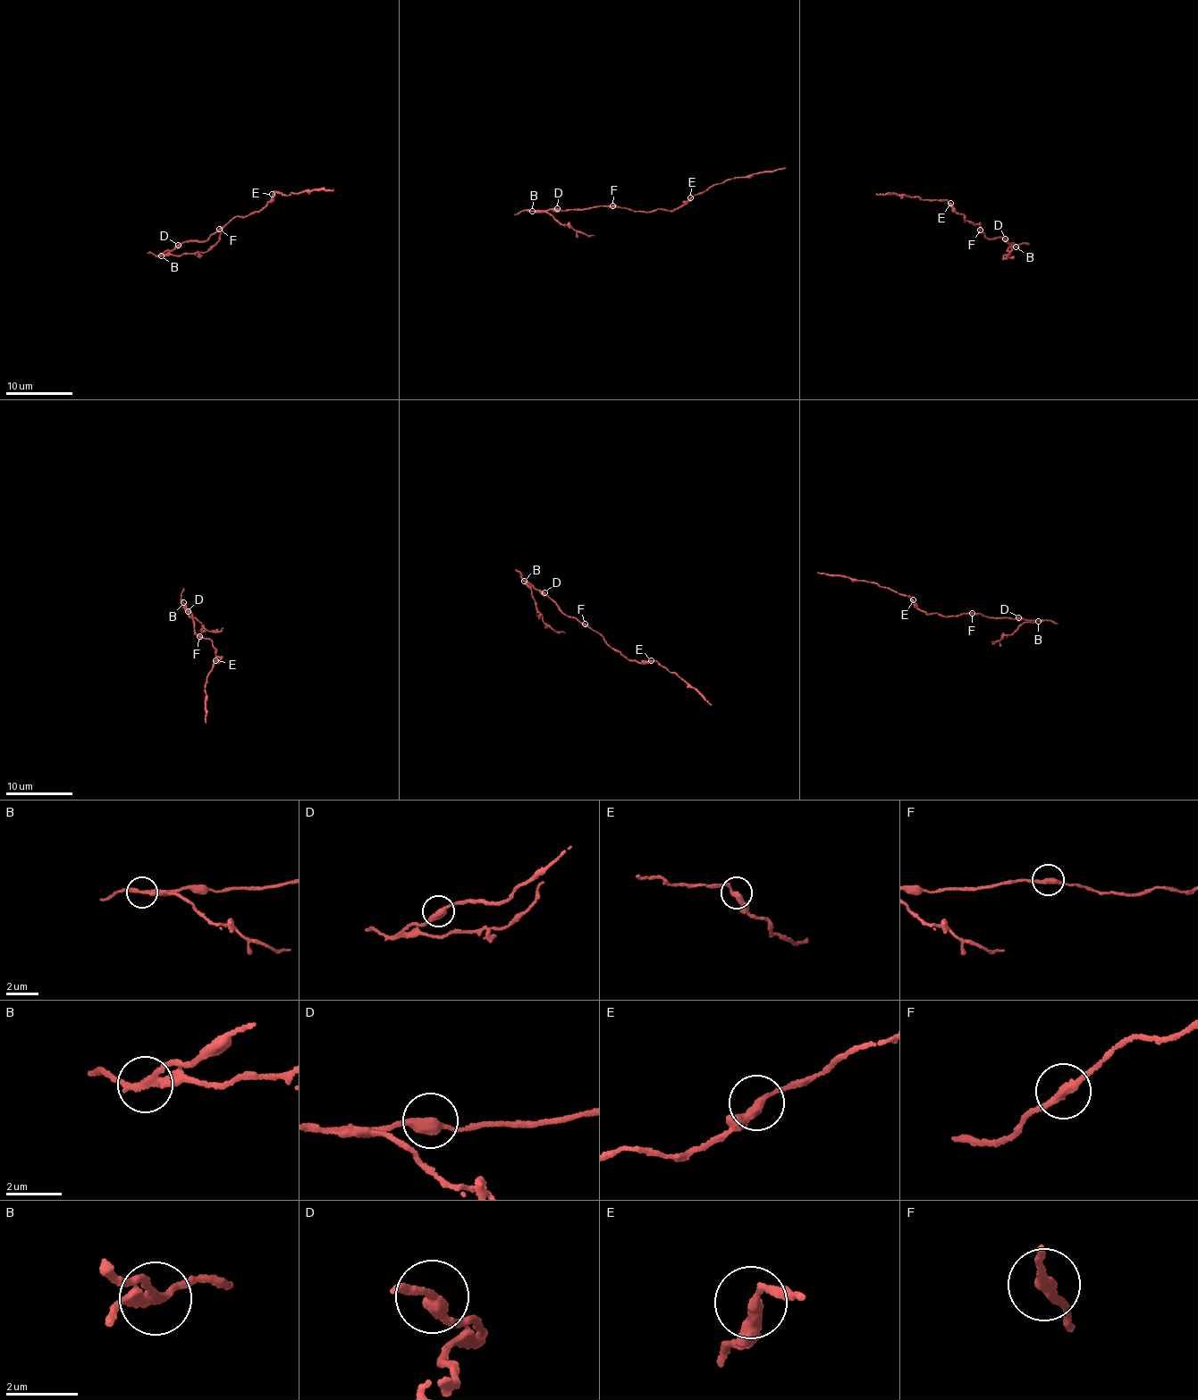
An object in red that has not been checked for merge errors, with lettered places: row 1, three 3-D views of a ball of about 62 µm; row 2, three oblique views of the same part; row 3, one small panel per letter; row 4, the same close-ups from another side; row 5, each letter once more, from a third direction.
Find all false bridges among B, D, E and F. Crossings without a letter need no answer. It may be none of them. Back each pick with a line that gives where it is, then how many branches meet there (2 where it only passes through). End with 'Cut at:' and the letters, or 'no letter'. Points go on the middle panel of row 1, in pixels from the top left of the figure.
B: Place: (532, 211). Branches: 2
Cut at: B

